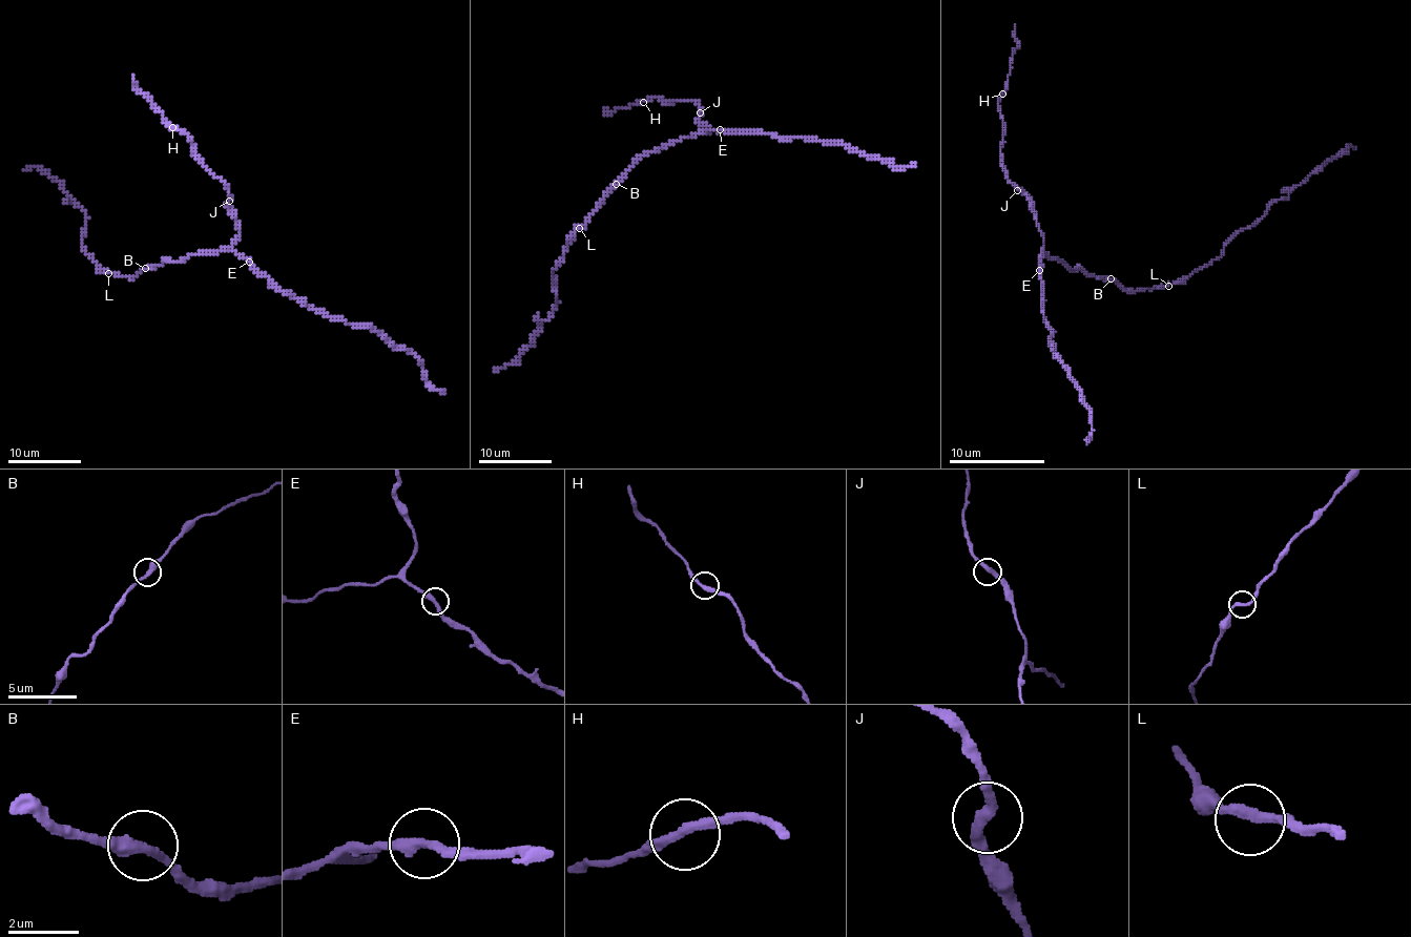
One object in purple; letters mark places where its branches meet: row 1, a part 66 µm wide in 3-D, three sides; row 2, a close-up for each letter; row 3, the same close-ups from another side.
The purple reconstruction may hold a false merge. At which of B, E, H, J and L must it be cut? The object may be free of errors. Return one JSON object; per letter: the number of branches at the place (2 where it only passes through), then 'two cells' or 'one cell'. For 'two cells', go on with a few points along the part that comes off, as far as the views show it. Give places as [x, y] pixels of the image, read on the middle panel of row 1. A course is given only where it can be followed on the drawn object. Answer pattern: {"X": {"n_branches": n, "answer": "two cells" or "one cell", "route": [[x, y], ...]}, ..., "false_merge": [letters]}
{"B": {"n_branches": 2, "answer": "one cell"}, "E": {"n_branches": 2, "answer": "one cell"}, "H": {"n_branches": 2, "answer": "one cell"}, "J": {"n_branches": 2, "answer": "one cell"}, "L": {"n_branches": 2, "answer": "one cell"}, "false_merge": []}

